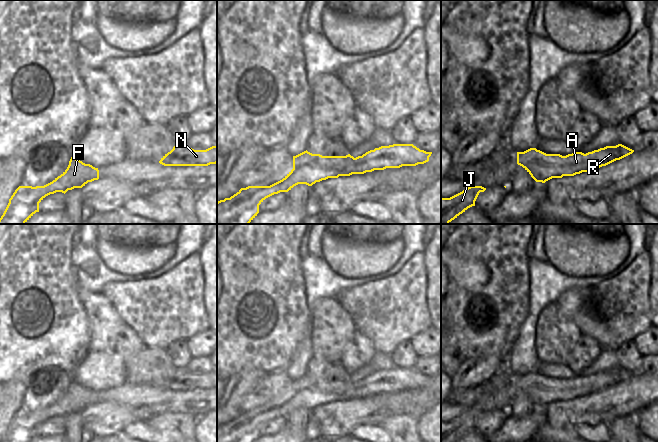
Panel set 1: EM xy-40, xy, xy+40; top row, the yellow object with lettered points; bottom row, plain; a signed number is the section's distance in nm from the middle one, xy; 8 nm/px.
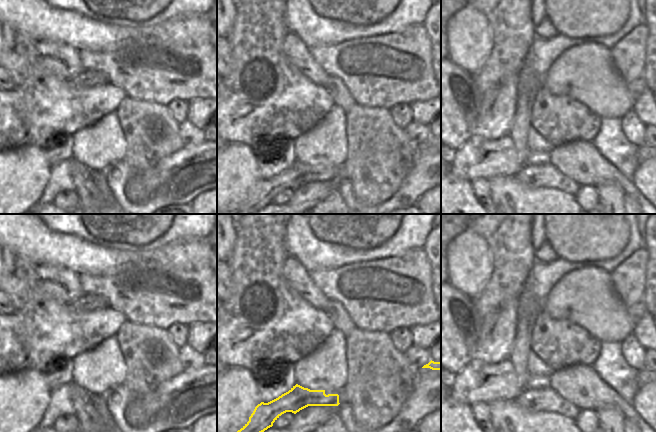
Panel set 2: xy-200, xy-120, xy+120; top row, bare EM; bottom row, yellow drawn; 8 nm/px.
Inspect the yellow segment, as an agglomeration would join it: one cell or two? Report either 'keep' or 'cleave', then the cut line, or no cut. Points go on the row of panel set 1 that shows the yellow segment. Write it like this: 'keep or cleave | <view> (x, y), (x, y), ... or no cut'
cleave | xy (310, 157), (318, 169), (337, 168), (339, 175)

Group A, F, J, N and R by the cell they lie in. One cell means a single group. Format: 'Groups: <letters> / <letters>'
Groups: A N R / F J

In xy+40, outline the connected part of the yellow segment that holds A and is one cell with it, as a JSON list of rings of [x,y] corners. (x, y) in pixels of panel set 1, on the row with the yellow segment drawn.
[[[618,144],[616,146],[606,146],[586,154],[582,152],[573,152],[566,156],[560,154],[546,154],[537,150],[535,164],[541,164],[542,170],[550,168],[562,168],[563,176],[574,176],[582,172],[588,172],[594,168],[606,166],[616,160],[620,160],[634,150]]]

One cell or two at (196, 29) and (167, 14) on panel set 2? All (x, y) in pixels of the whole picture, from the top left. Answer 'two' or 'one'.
two

